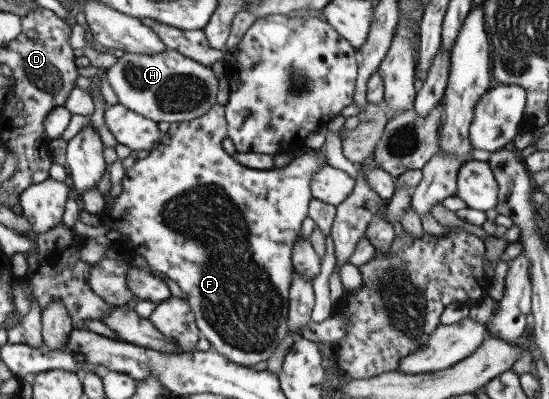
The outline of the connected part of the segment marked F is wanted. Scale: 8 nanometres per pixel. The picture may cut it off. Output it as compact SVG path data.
M216 103L201 117L169 124L169 129L162 133L159 139L159 145L150 150L145 158L135 160L133 165L124 171L122 182L120 183L122 187L117 197L103 195L105 208L99 214L98 223L105 224L109 229L119 233L120 241L117 241L113 247L128 252L130 255L137 253L137 255L143 257L151 269L163 273L167 279L175 281L177 287L180 287L181 291L185 293L185 300L194 313L197 330L209 342L211 345L210 349L233 364L250 368L260 361L269 359L277 345L283 339L286 339L287 322L289 320L287 318L288 289L292 278L291 248L294 239L299 234L301 221L308 215L308 203L312 198L310 194L312 173L323 167L326 162L325 159L322 159L323 153L319 149L315 149L294 157L283 168L249 169L247 166L241 165L233 156L228 155L221 148L220 140L223 138L227 138L224 106L219 106Z

